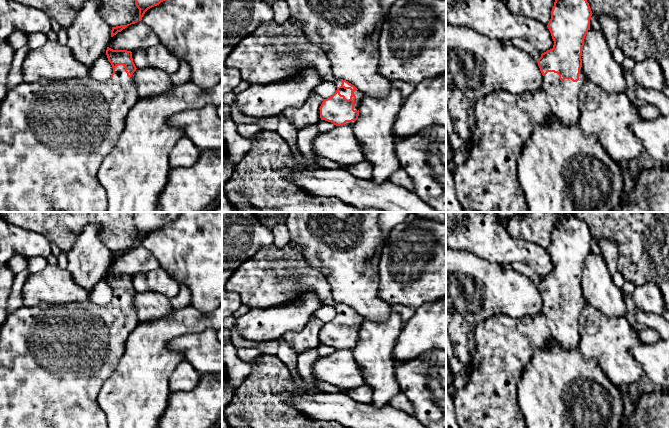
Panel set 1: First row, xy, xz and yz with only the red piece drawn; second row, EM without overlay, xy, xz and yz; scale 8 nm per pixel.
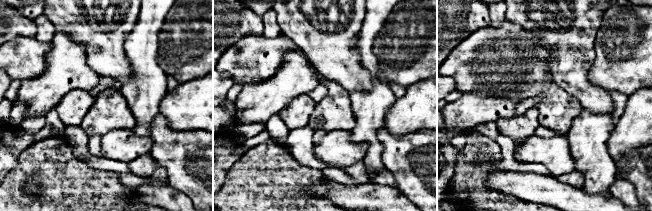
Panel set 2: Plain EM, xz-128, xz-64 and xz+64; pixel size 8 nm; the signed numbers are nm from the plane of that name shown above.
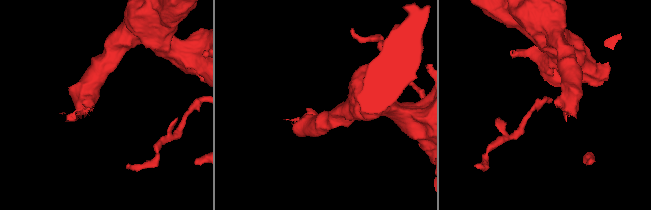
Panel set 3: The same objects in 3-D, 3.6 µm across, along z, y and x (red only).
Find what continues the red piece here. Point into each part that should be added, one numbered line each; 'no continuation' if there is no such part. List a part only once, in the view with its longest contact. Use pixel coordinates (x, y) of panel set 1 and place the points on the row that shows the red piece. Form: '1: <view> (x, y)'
1: yz (487, 182)

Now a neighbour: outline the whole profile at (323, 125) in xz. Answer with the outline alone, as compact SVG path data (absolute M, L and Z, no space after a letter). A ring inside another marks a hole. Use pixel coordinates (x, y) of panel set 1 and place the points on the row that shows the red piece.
M320 120L320 122L318 123L318 127L320 132L326 132L333 130L336 125L325 120Z

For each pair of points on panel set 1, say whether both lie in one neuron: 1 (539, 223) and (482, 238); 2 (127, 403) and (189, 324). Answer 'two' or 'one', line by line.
1: two
2: one

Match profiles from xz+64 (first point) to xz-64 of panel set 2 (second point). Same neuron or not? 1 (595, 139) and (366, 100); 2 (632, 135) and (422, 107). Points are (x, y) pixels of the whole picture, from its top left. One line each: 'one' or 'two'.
1: one
2: one

